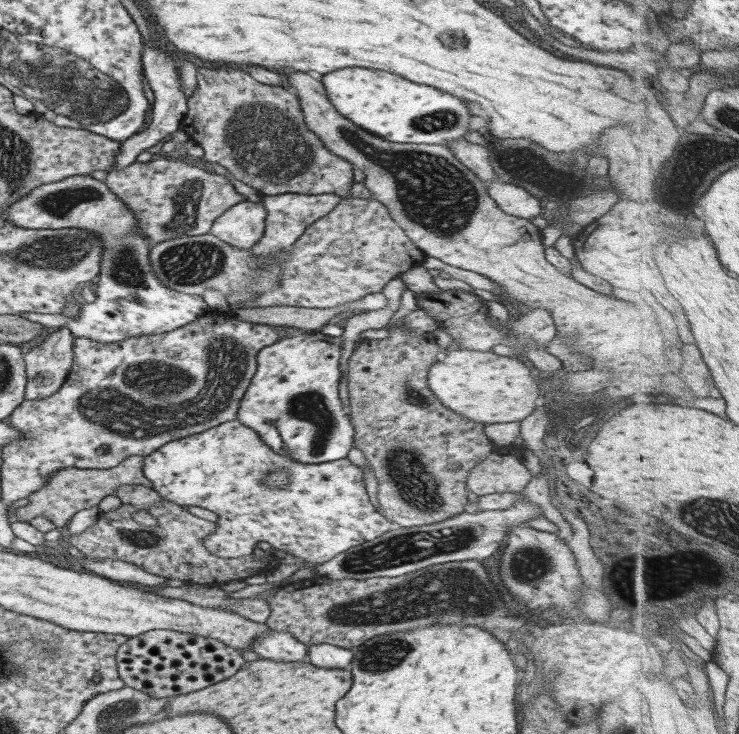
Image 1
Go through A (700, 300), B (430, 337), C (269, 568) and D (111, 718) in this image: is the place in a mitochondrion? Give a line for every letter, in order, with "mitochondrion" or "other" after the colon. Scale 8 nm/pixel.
A: other
B: other
C: other
D: mitochondrion

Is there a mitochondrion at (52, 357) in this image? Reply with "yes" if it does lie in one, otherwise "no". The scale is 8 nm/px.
no

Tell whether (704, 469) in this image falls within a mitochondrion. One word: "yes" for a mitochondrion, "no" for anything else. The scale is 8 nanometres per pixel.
no

